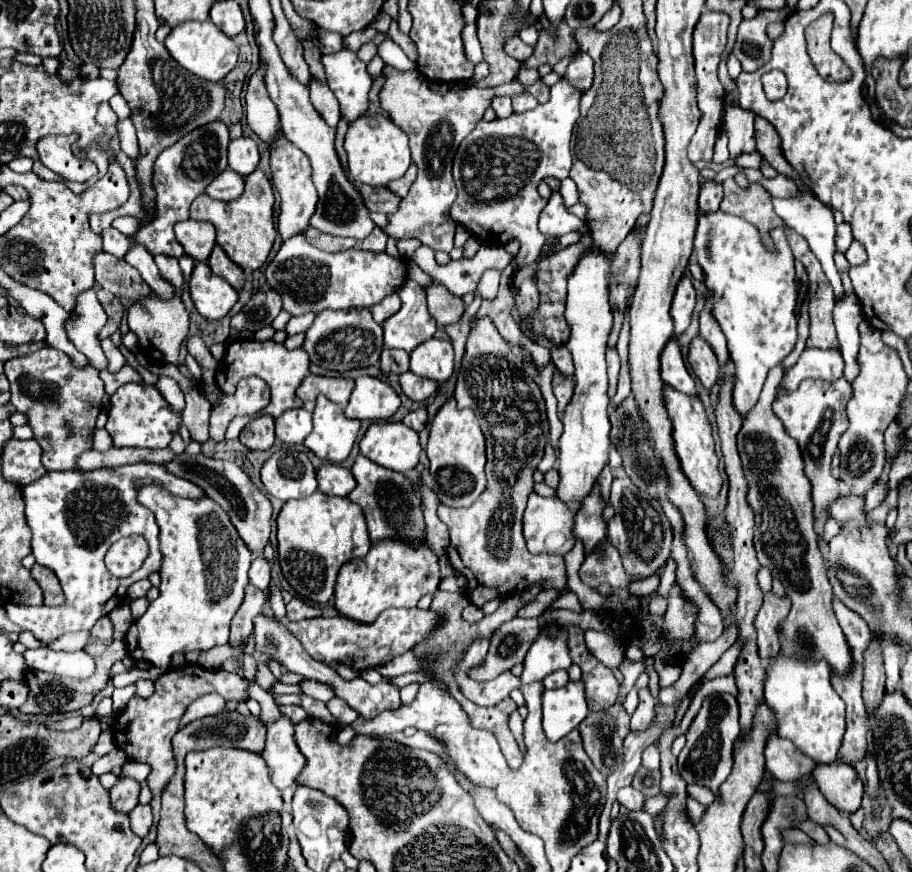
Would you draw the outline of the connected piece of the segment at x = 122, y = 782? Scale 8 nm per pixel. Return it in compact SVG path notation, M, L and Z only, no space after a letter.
M117 778L117 784L111 788L109 796L113 798L113 808L129 814L137 806L137 796L139 796L139 782L129 780L129 778Z

